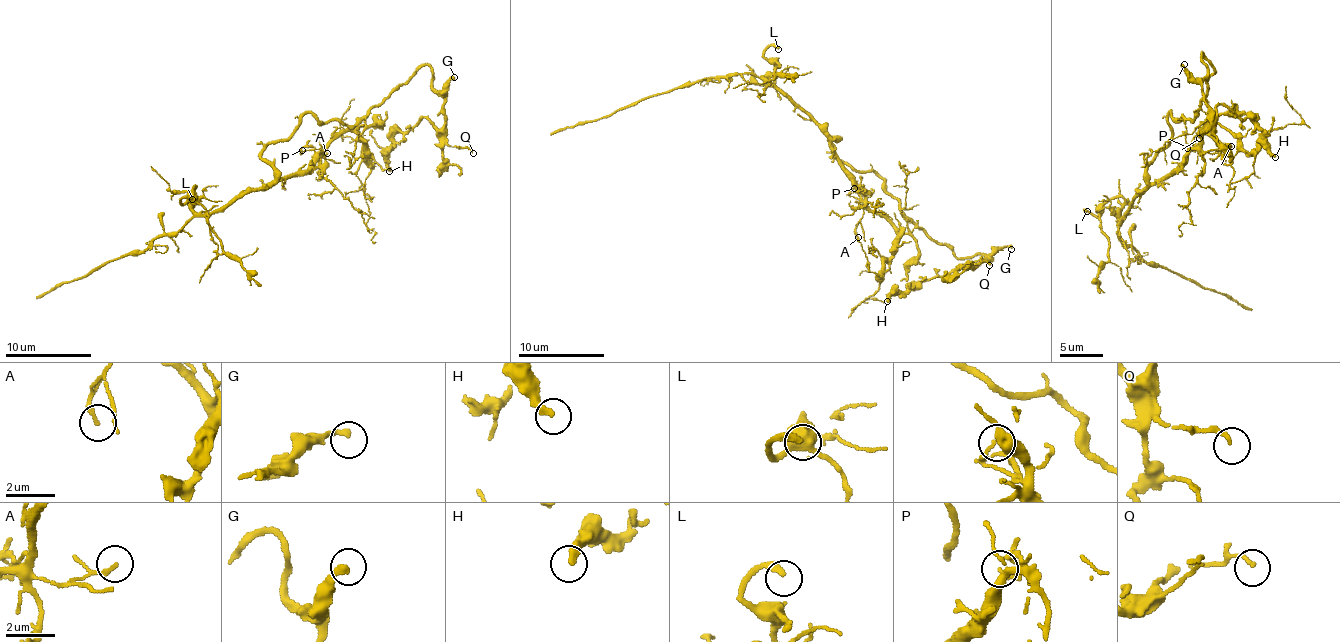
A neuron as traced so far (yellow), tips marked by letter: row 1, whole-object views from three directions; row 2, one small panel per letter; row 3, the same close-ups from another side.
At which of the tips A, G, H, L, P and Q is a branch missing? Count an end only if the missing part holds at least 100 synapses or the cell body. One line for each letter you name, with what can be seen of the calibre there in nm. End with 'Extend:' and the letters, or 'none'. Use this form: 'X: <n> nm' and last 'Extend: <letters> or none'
L: 280 nm
Extend: L

